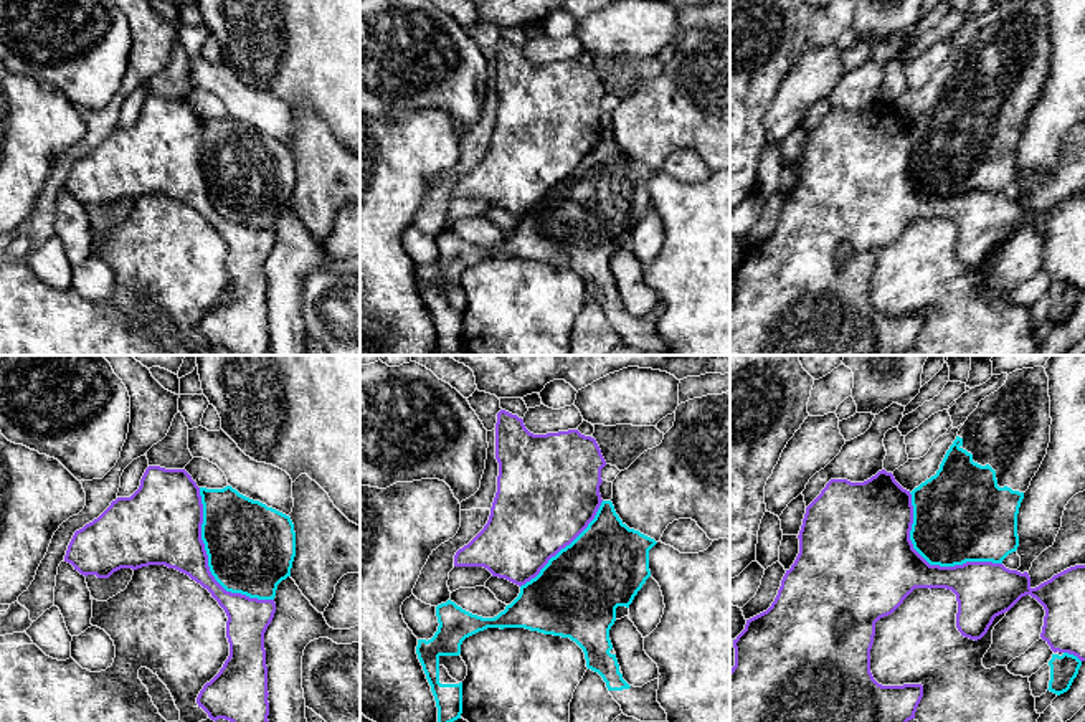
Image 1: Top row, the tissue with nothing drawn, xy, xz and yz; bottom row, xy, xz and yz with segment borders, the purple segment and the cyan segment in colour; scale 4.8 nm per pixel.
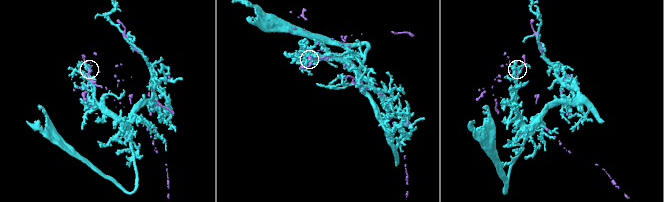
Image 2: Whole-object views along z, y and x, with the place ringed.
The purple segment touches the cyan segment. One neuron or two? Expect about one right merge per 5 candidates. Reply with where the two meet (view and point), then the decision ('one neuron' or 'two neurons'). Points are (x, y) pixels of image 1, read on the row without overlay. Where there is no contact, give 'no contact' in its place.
xy (207, 192) | two neurons

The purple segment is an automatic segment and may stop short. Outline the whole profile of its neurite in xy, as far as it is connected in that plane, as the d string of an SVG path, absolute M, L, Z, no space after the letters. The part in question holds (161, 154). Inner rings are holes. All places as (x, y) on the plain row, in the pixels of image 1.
M149 96L130 127L117 127L92 152L76 160L64 192L81 205L109 208L121 198L165 195L206 218L225 240L230 286L197 327L211 350L268 355L264 263L274 230L226 221L211 205L201 170L200 117L185 99Z

